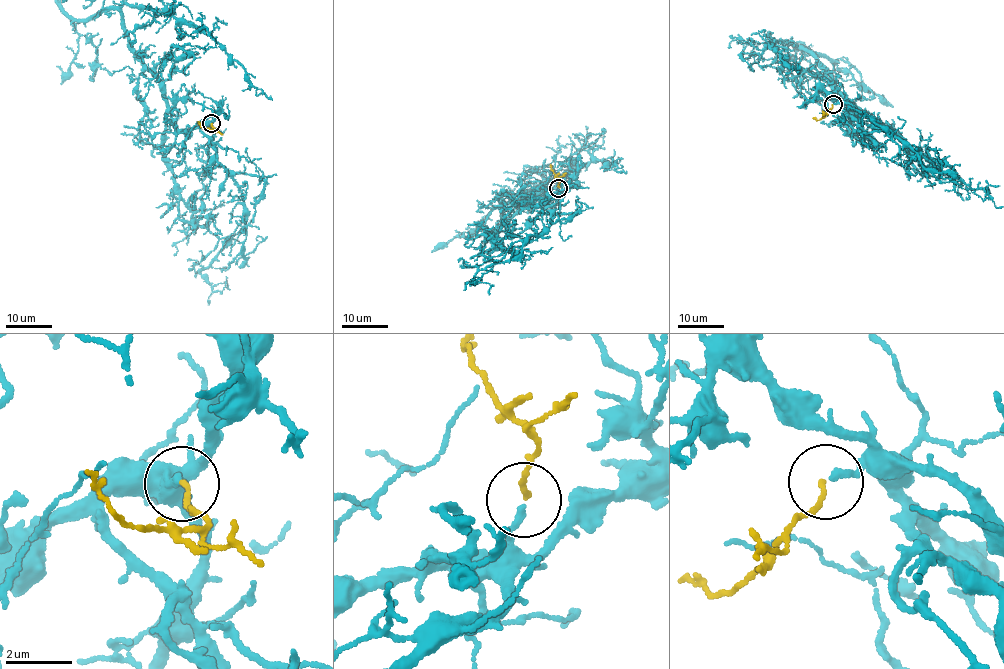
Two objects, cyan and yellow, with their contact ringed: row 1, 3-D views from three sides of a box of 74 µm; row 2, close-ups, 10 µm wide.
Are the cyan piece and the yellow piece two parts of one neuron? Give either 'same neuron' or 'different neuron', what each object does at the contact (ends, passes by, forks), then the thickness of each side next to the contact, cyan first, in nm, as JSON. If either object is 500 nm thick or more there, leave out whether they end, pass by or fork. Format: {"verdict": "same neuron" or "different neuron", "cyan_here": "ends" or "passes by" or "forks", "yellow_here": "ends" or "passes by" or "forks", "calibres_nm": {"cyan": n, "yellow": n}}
{"verdict": "same neuron", "cyan_here": "ends", "yellow_here": "ends", "calibres_nm": {"cyan": 190, "yellow": 120}}

